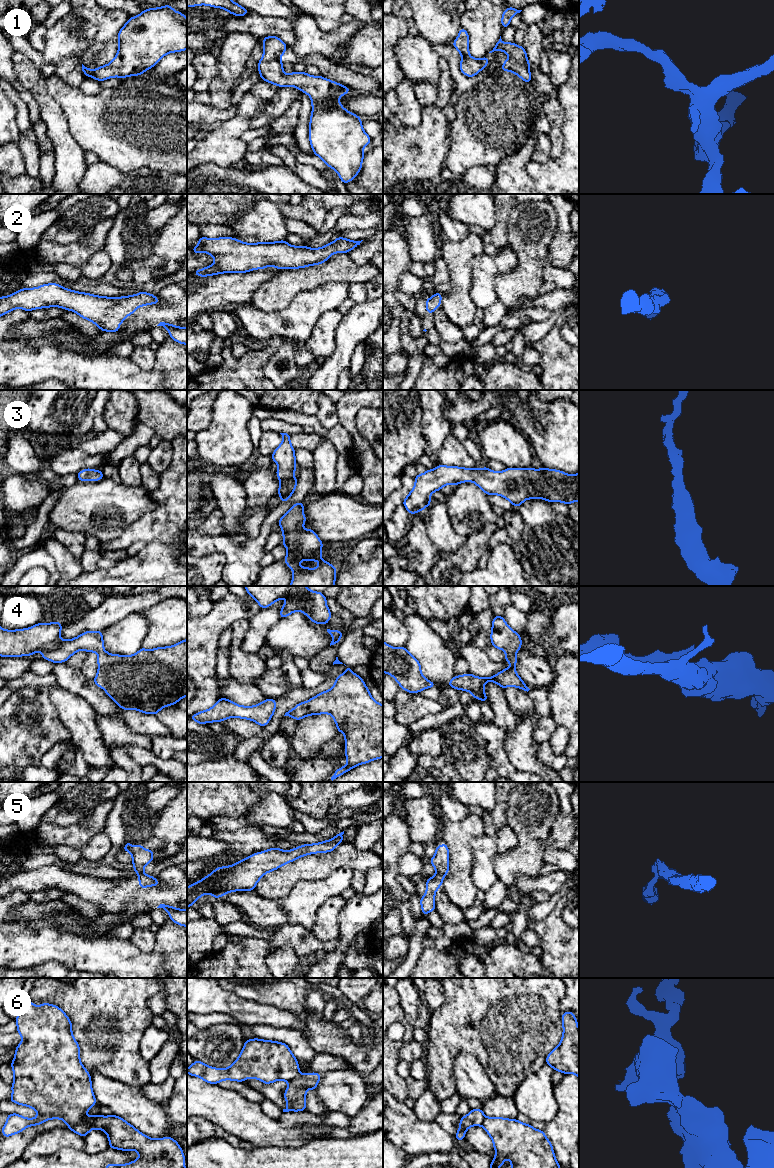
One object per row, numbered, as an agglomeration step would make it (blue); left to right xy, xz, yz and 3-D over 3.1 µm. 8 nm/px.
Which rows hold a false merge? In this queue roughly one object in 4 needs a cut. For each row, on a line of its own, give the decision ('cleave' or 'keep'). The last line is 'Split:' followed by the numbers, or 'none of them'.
1: keep
2: keep
3: keep
4: keep
5: cleave
6: cleave
Split: 5, 6

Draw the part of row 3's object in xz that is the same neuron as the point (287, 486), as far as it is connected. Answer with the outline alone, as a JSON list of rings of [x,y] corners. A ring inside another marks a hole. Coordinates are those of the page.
[[[280,433],[282,443],[274,450],[272,460],[278,464],[276,475],[279,477],[278,495],[281,503],[287,501],[294,493],[297,485],[297,477],[292,475],[296,471],[295,449],[290,442],[290,434]]]

